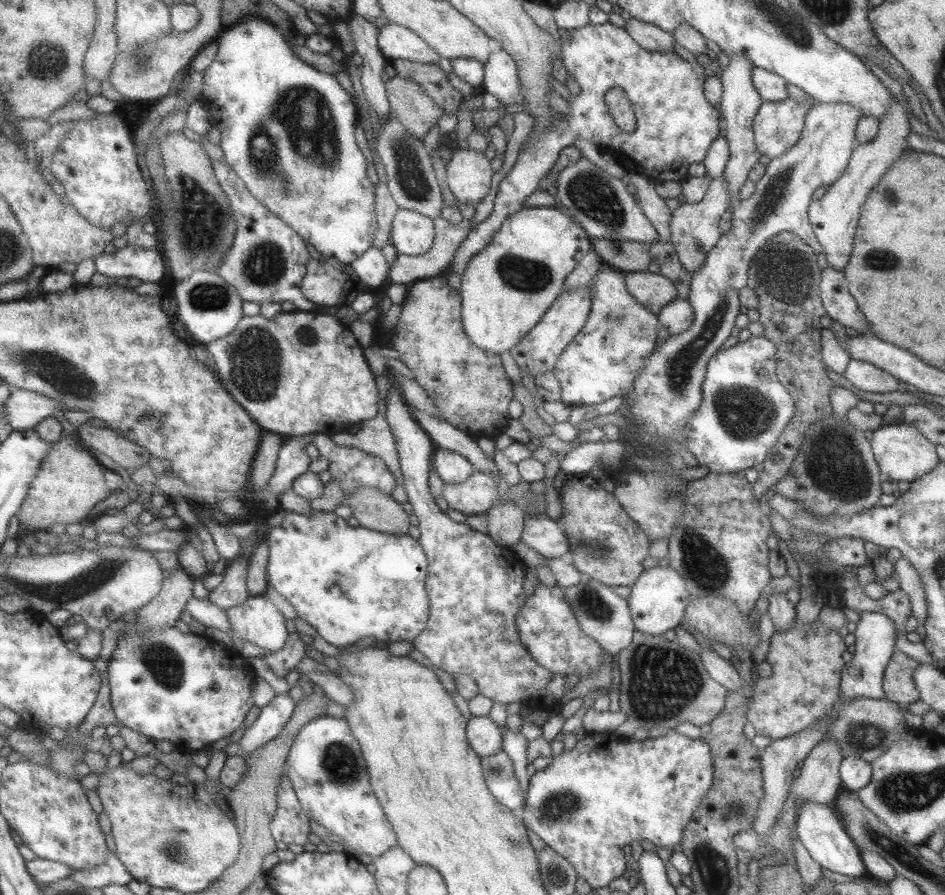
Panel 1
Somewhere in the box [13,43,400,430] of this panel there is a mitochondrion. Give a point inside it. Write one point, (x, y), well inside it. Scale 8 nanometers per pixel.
(304, 113)

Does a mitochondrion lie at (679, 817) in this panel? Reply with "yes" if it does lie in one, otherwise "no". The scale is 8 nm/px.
no

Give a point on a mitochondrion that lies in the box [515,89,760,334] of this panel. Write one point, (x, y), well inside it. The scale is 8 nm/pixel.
(592, 195)

